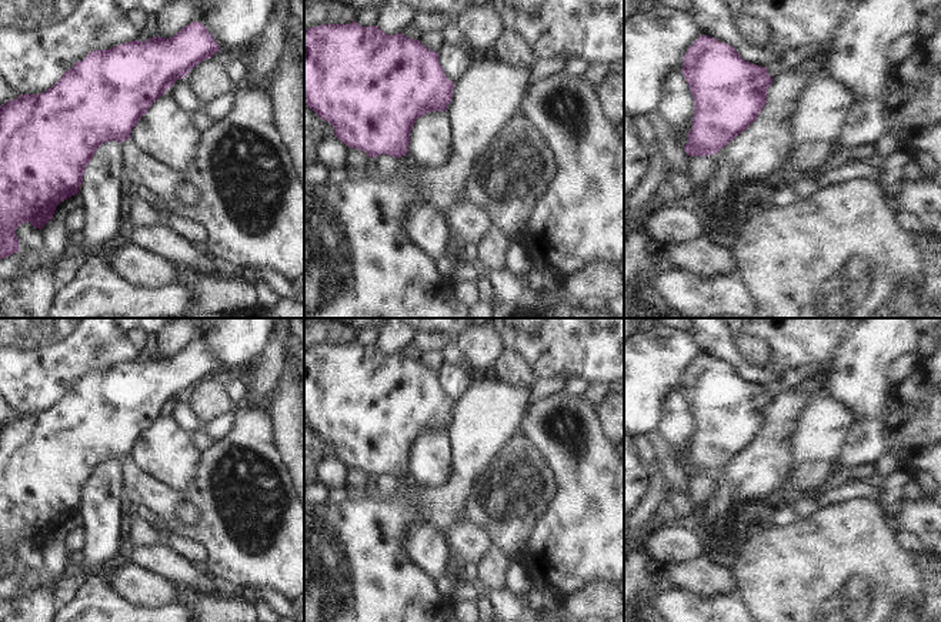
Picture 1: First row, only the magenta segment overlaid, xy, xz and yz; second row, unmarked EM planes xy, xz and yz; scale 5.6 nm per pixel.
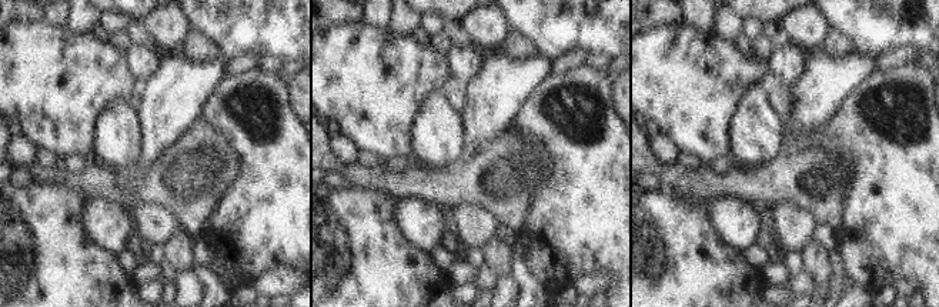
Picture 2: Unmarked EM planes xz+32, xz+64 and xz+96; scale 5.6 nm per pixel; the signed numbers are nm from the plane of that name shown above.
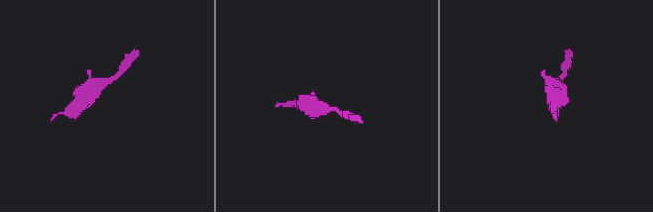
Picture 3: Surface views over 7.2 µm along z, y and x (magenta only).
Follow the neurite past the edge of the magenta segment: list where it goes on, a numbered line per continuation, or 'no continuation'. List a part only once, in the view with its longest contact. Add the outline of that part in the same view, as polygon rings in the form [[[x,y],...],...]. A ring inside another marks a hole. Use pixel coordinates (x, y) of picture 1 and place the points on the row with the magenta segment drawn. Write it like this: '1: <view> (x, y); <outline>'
no continuation

